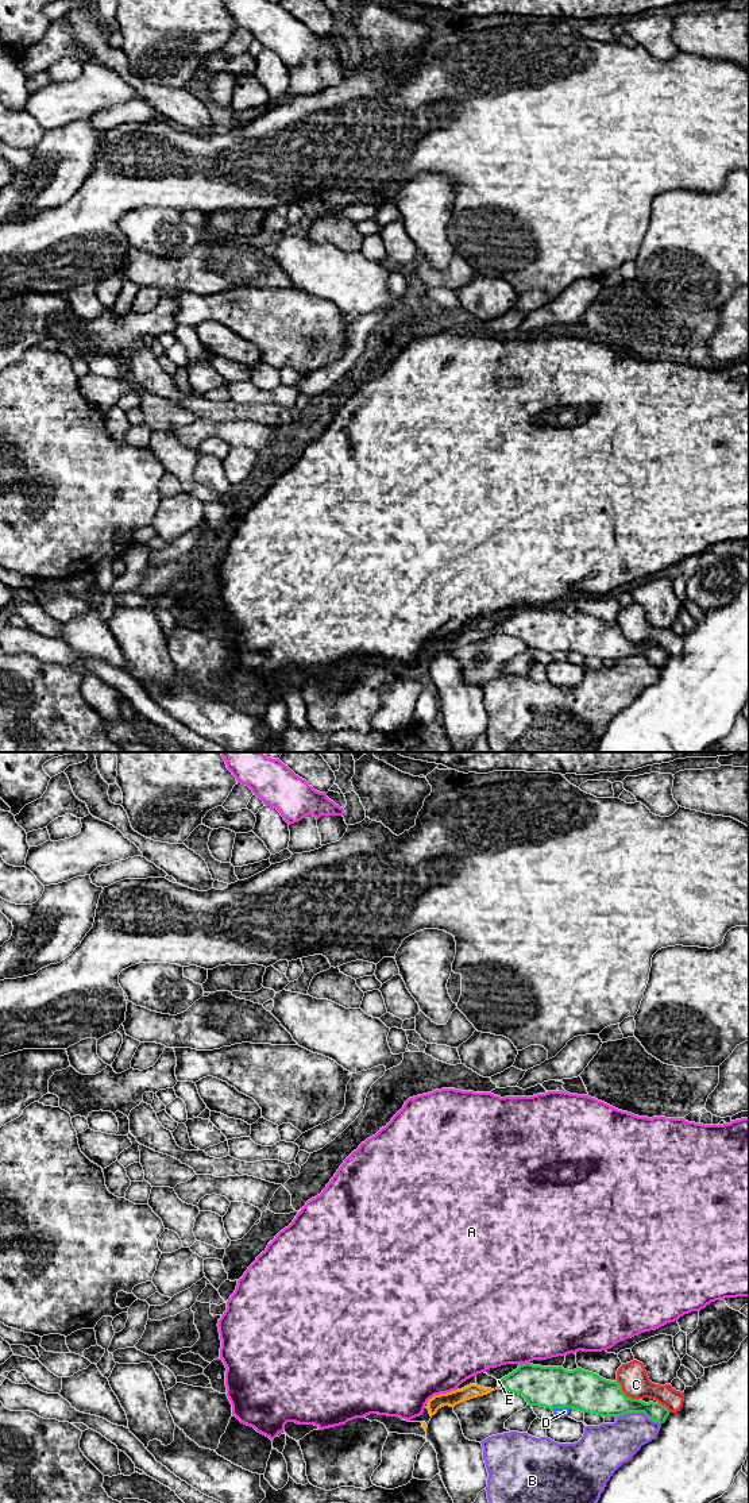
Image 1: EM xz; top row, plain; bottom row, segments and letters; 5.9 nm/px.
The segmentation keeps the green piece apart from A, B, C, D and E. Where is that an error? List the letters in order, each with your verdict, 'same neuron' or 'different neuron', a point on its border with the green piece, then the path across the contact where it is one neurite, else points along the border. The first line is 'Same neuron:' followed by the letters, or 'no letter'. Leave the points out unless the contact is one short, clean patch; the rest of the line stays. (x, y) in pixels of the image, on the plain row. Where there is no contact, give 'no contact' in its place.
Same neuron: E
A: different neuron; meets green in xz at (524, 608)
B: different neuron; meets green in xz at (639, 655)
C: different neuron; meets green in xz at (624, 638); border along xz (617, 624), (626, 639), (639, 643)
D: different neuron; meets green in xz at (560, 651); border along xz (570, 651), (555, 651), (552, 654)
E: same neuron; meets green in xz at (500, 628); runs through xz (540, 629), (500, 628), (498, 624)

